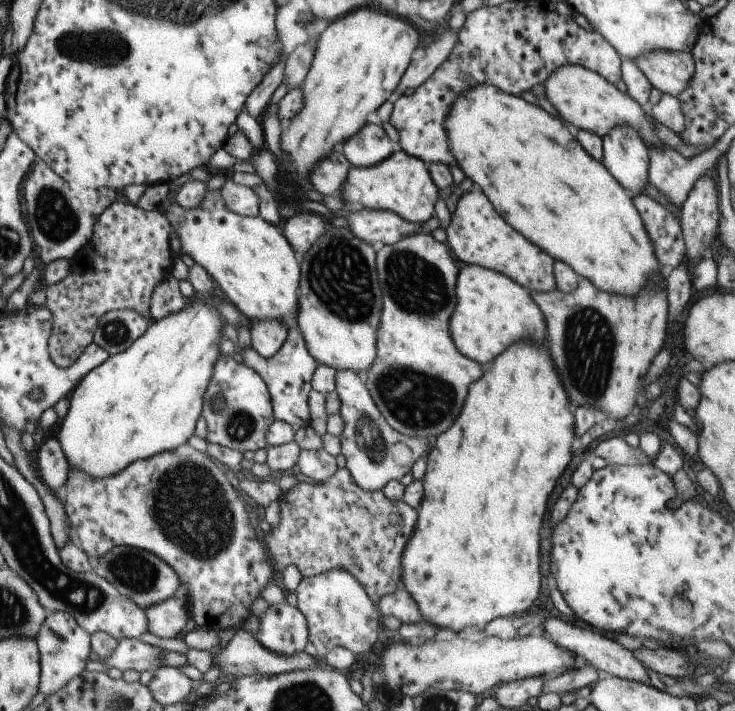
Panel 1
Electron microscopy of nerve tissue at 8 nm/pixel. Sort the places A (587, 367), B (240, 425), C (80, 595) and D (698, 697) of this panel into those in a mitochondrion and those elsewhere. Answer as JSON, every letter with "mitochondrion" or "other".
{"A":"mitochondrion","B":"mitochondrion","C":"mitochondrion","D":"other"}

